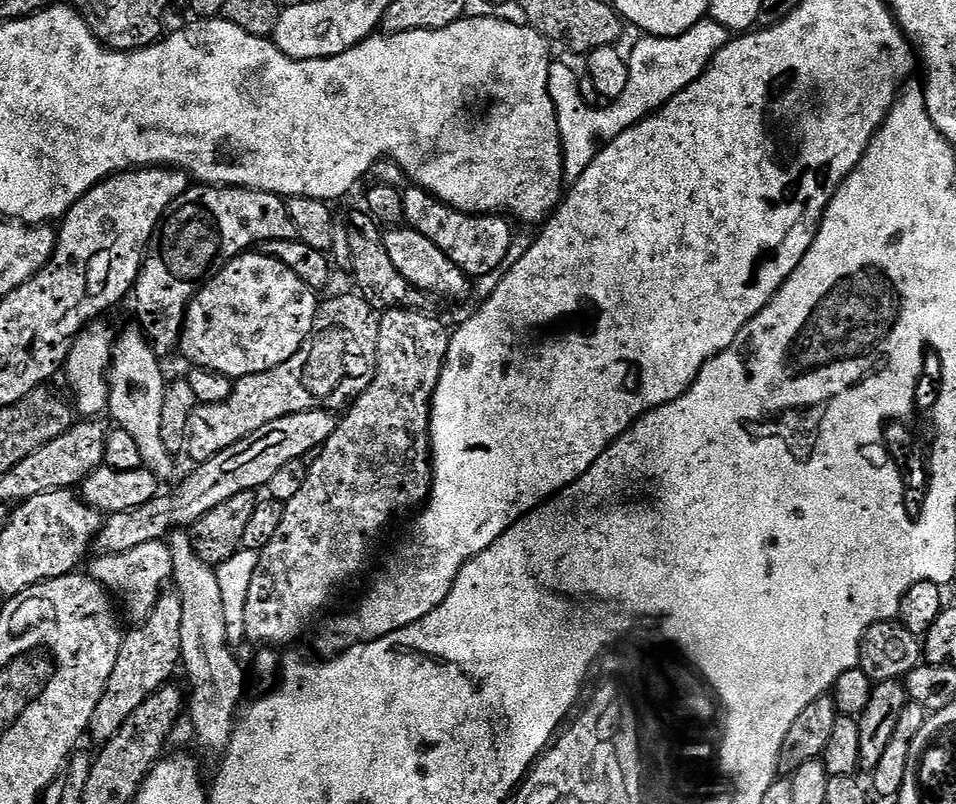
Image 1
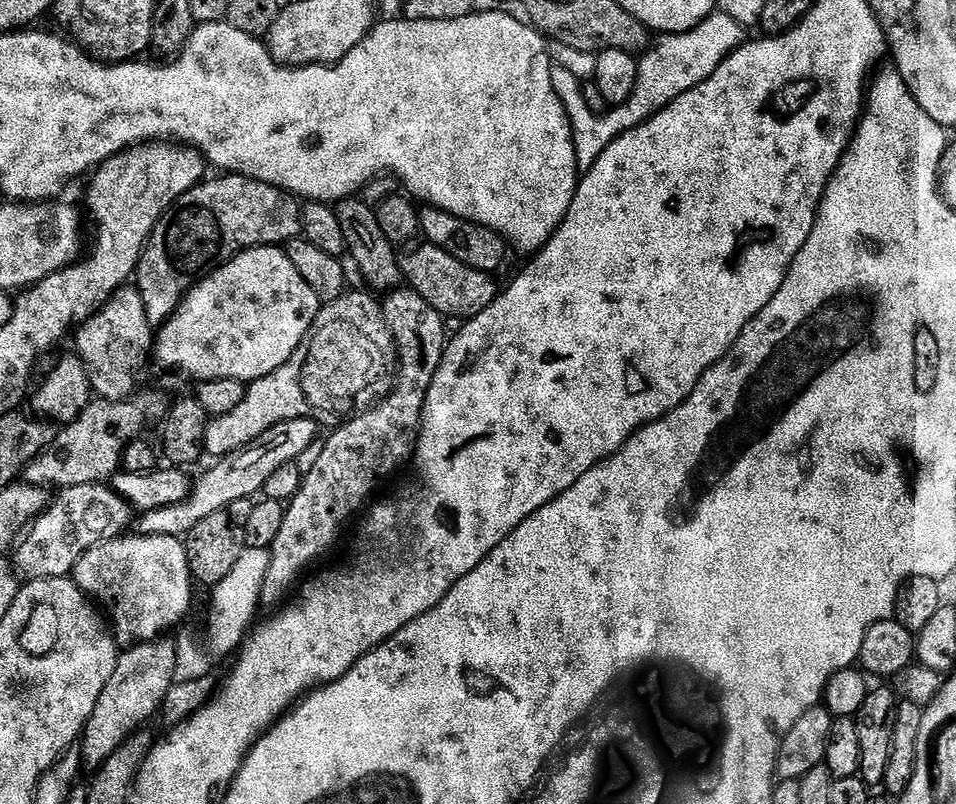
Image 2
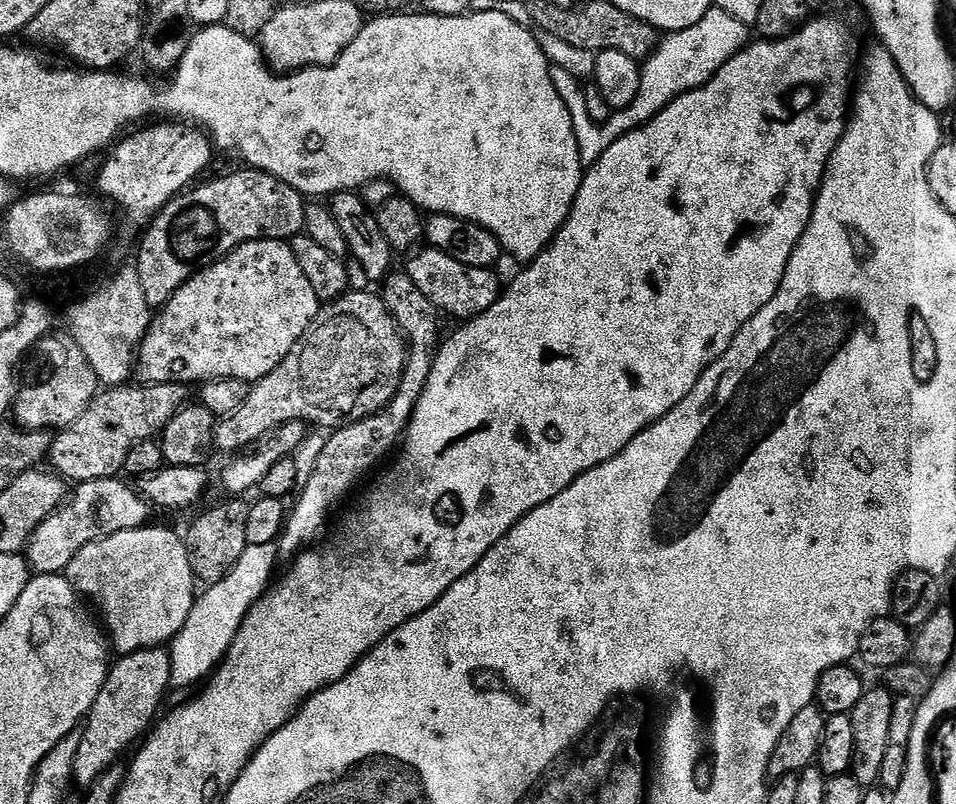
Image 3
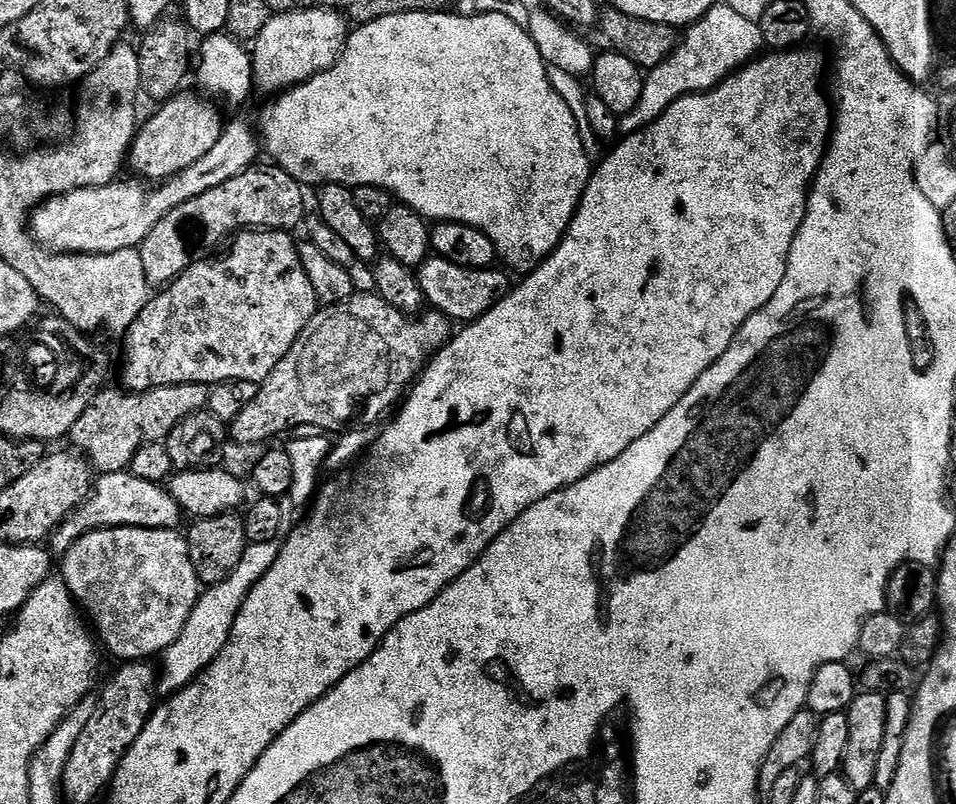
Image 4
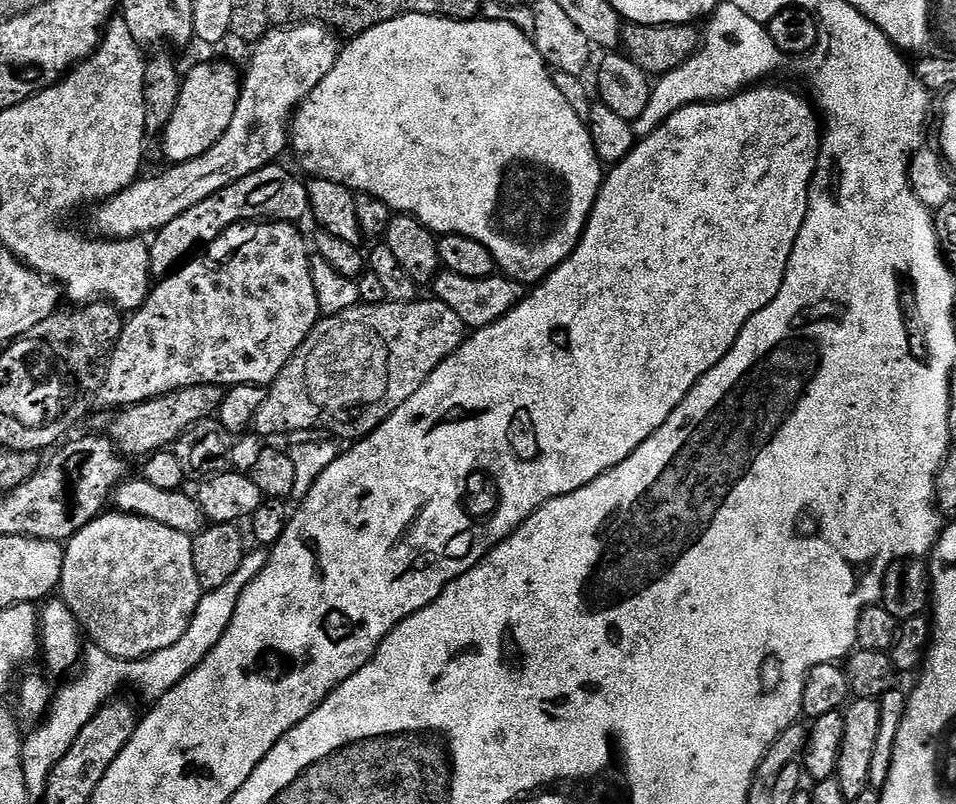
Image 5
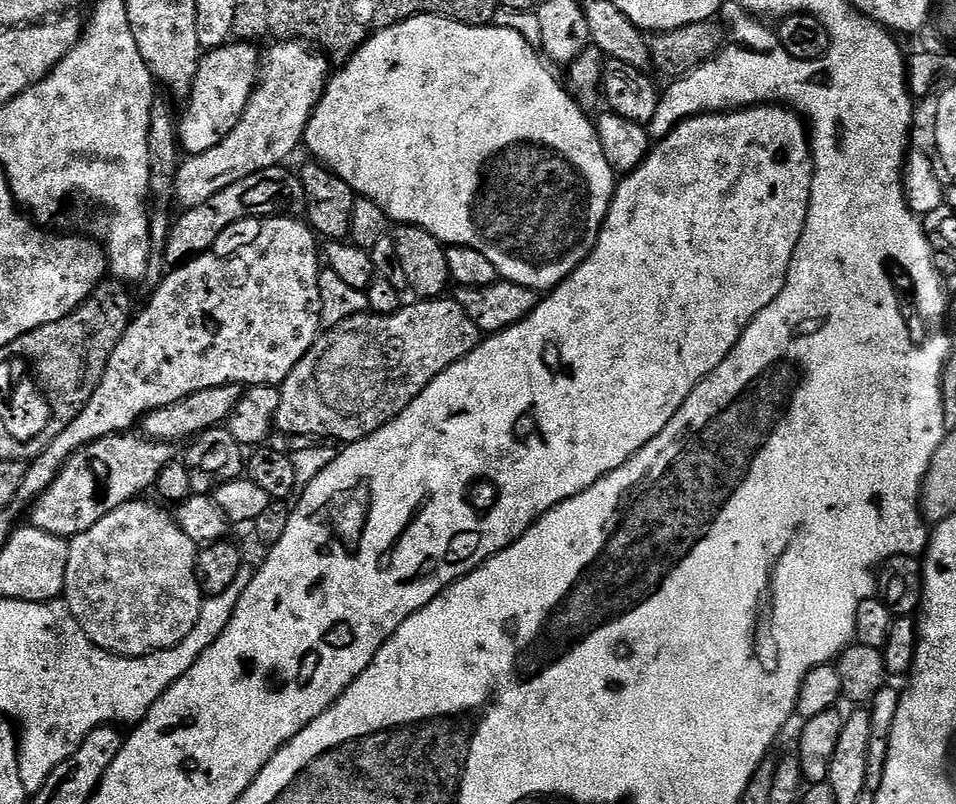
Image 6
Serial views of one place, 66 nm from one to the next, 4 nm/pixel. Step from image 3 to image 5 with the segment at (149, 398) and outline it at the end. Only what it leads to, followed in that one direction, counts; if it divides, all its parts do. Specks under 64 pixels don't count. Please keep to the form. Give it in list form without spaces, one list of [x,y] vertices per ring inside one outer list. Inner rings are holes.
[[[203,384],[190,386],[182,390],[174,390],[165,396],[147,400],[141,404],[131,404],[129,408],[119,409],[109,426],[107,435],[121,457],[140,456],[161,450],[168,450],[175,445],[177,438],[190,426],[203,420],[211,420],[217,415],[222,406],[225,389],[219,384]]]

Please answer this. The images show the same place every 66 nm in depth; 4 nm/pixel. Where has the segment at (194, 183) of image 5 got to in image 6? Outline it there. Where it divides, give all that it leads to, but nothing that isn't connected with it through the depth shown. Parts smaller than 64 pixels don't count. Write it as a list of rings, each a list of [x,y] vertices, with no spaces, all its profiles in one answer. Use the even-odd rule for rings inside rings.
[[[280,38],[267,49],[263,49],[260,58],[260,79],[257,80],[252,90],[252,97],[234,130],[214,146],[214,150],[206,150],[197,156],[188,156],[181,163],[176,172],[174,196],[180,199],[181,209],[202,206],[206,198],[214,198],[218,190],[226,190],[226,186],[234,186],[242,178],[250,178],[250,174],[258,174],[267,168],[275,168],[285,163],[284,159],[297,147],[301,147],[304,131],[312,111],[318,106],[318,102],[324,97],[324,86],[330,79],[328,64],[330,60],[321,49],[313,46],[309,41],[299,38]]]

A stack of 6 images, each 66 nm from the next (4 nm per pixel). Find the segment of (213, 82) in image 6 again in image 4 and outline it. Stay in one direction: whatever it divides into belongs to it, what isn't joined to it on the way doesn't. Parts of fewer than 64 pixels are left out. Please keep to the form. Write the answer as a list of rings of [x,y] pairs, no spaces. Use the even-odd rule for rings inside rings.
[[[181,91],[173,100],[159,105],[157,112],[139,125],[130,153],[130,168],[137,172],[137,177],[148,182],[171,180],[214,150],[214,142],[224,133],[225,121],[220,121],[220,112],[214,105],[203,104],[188,91]]]

